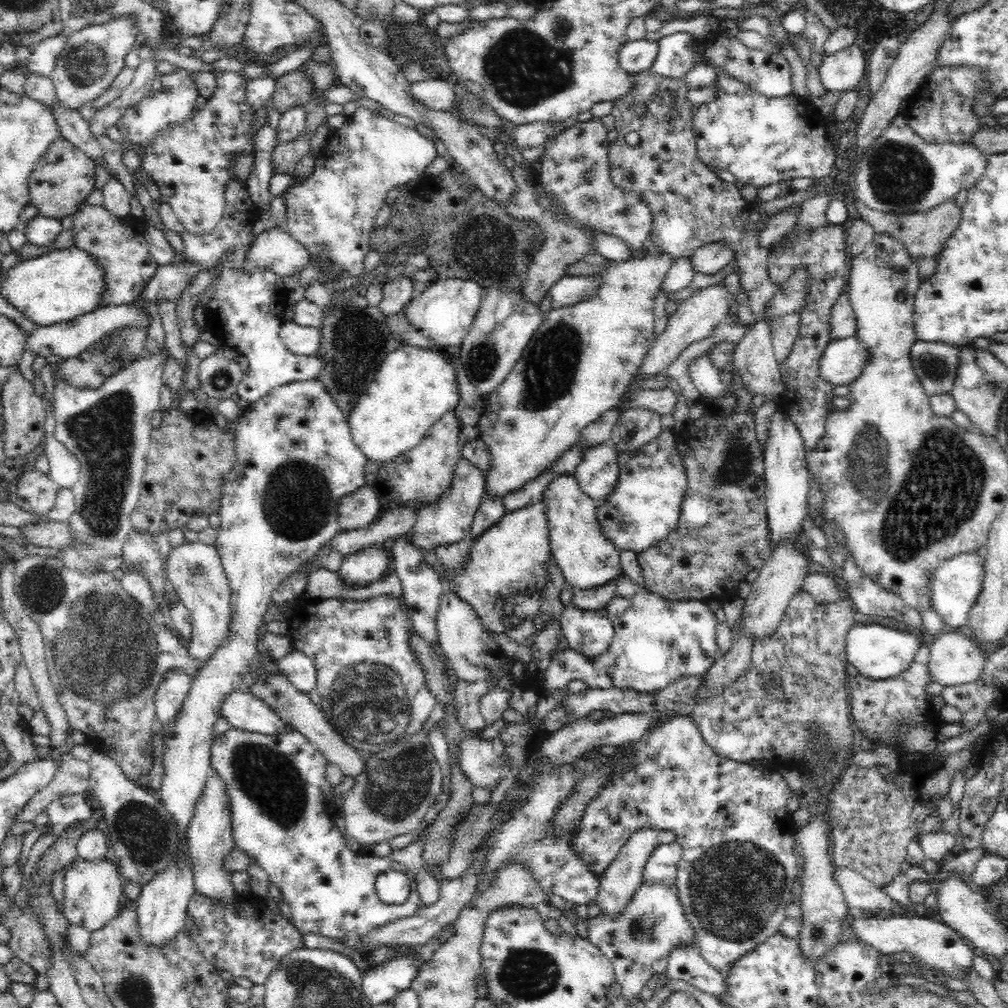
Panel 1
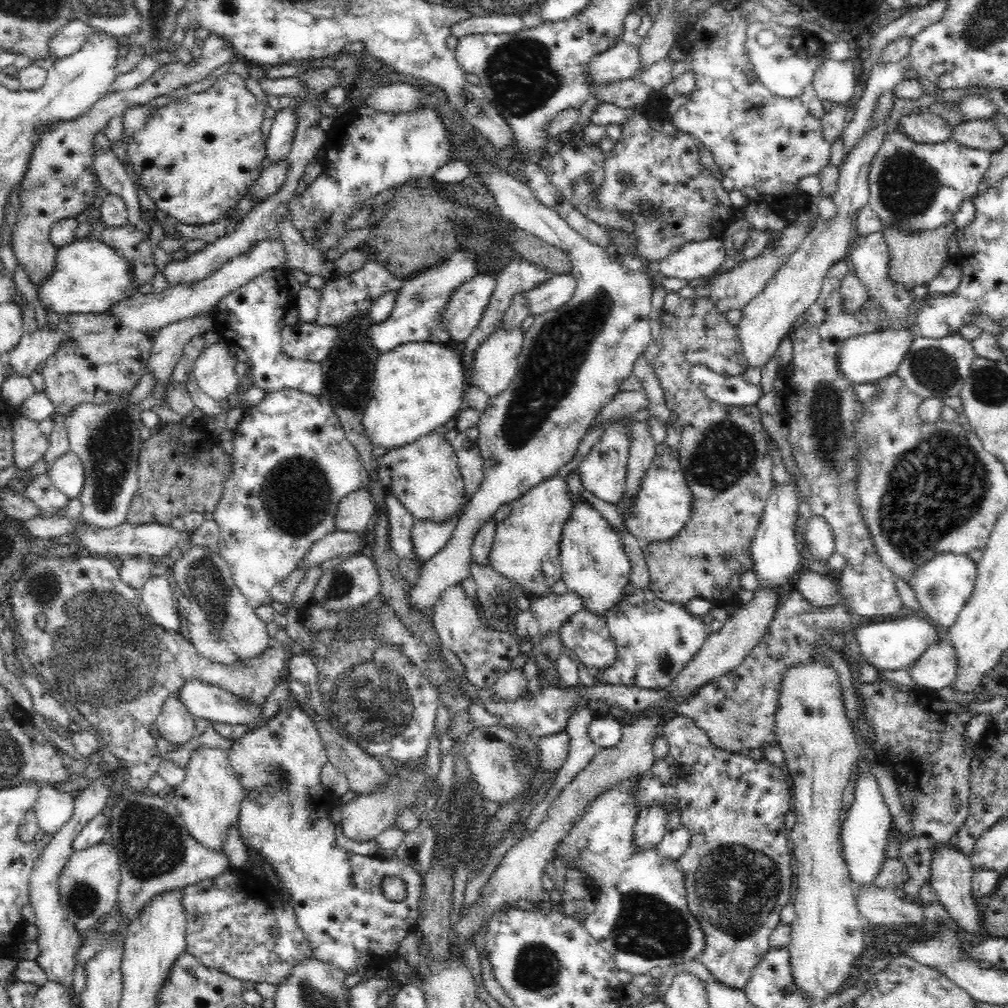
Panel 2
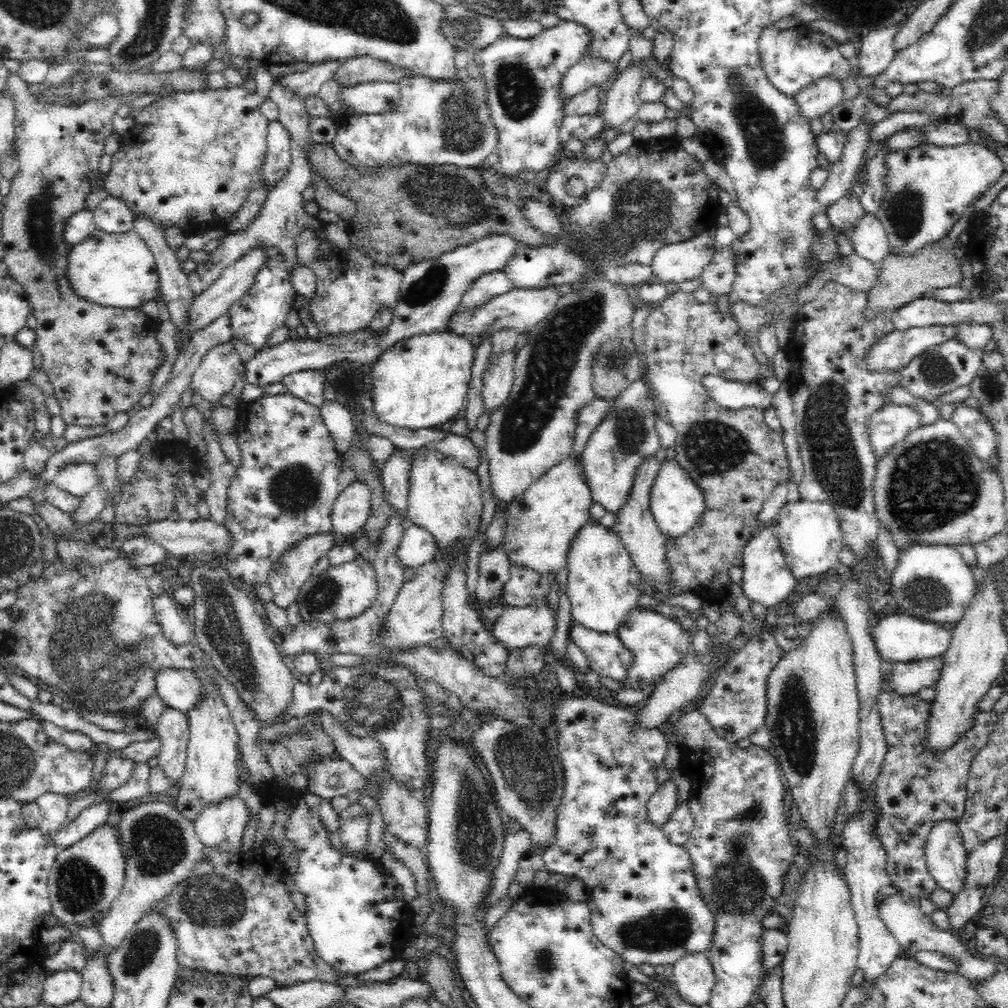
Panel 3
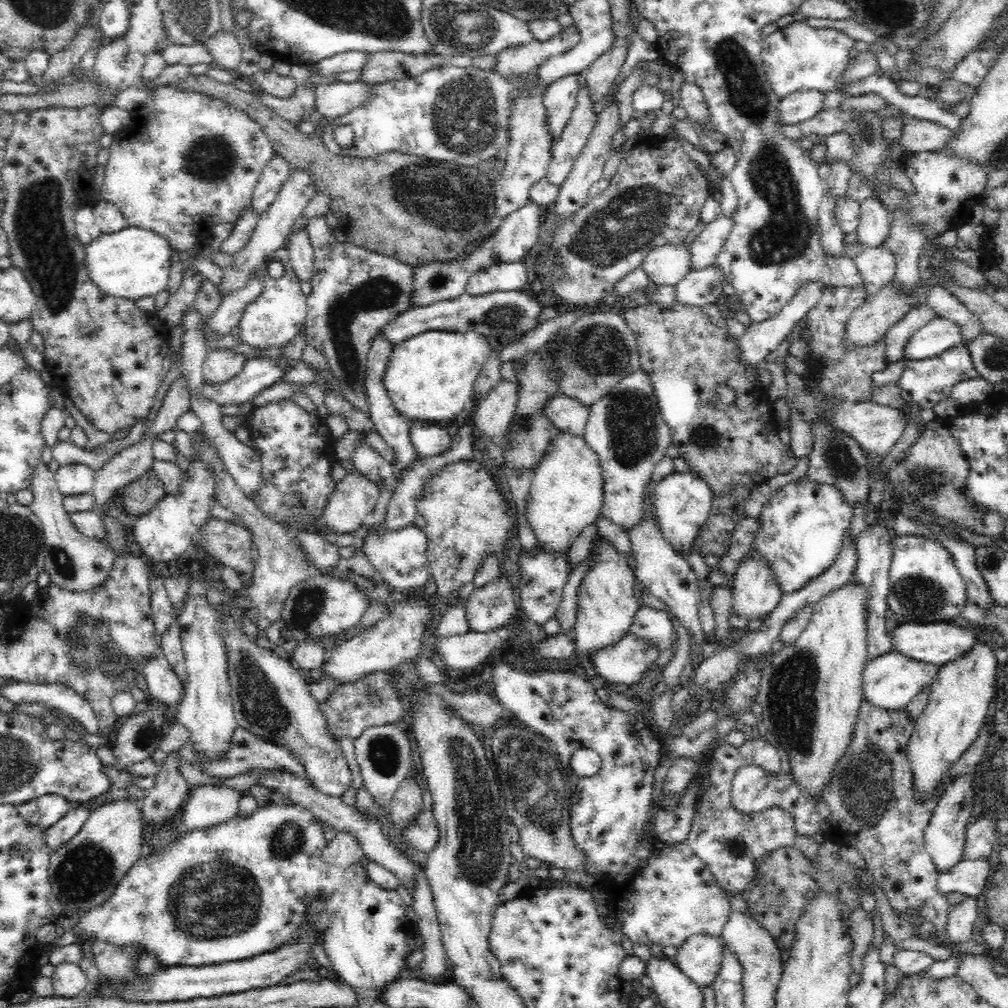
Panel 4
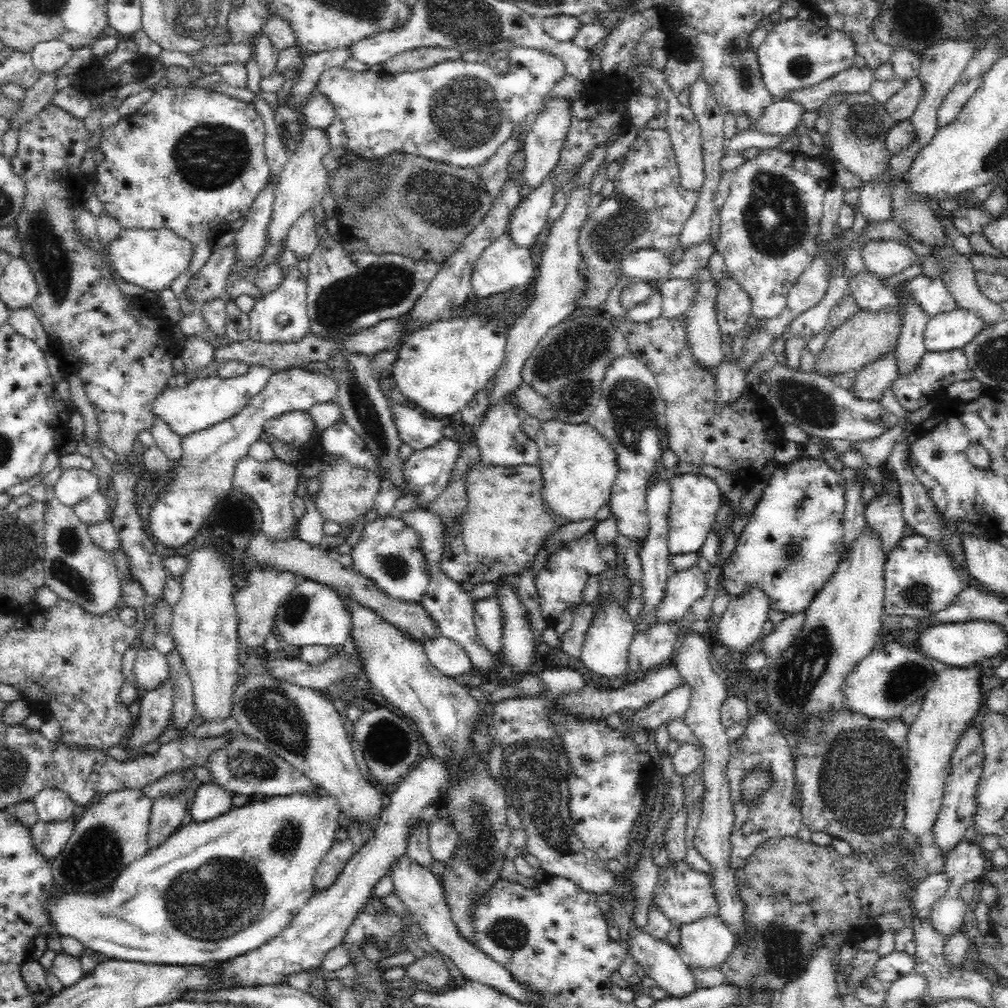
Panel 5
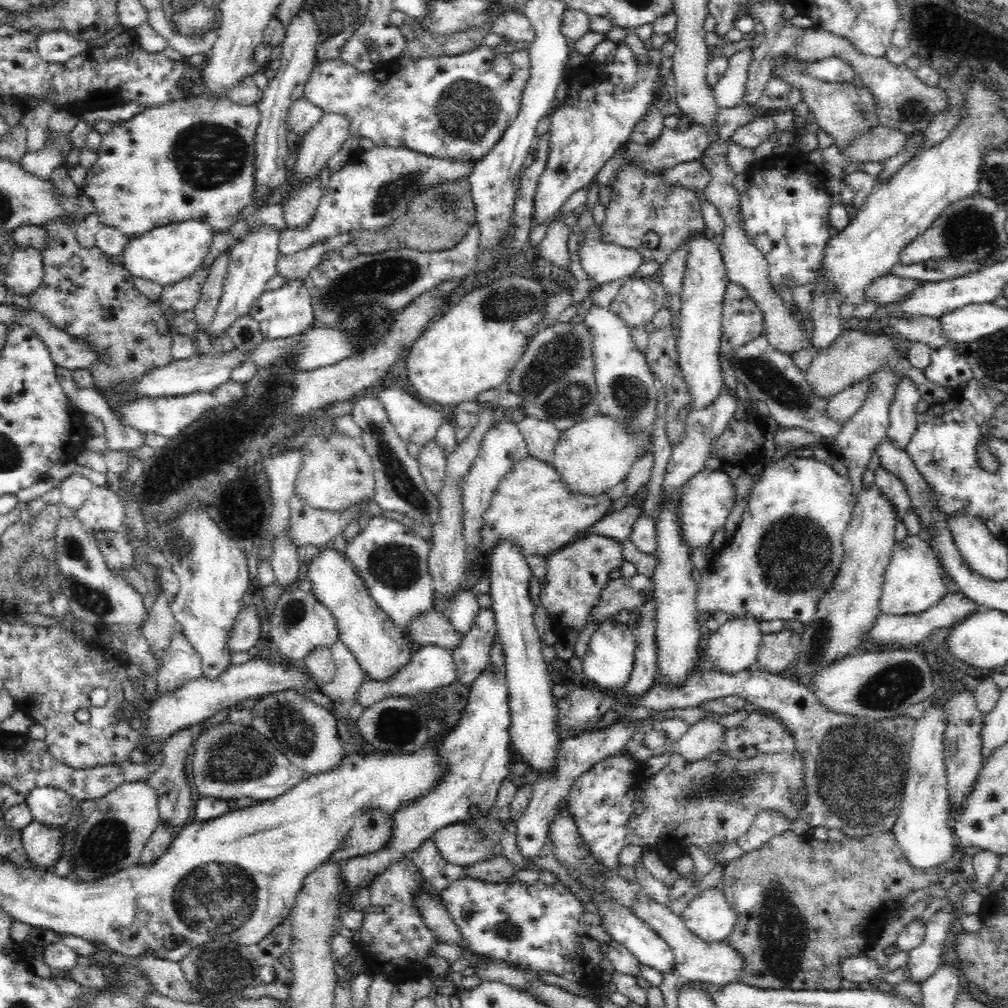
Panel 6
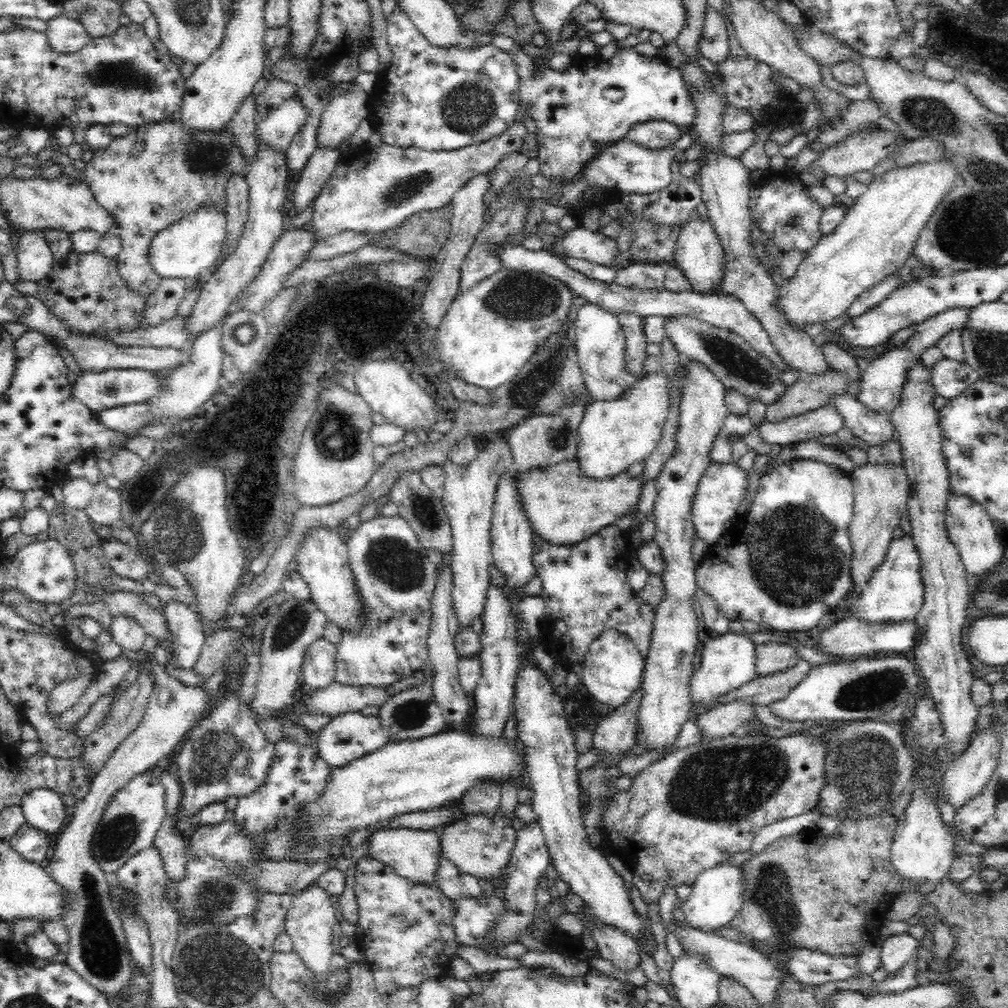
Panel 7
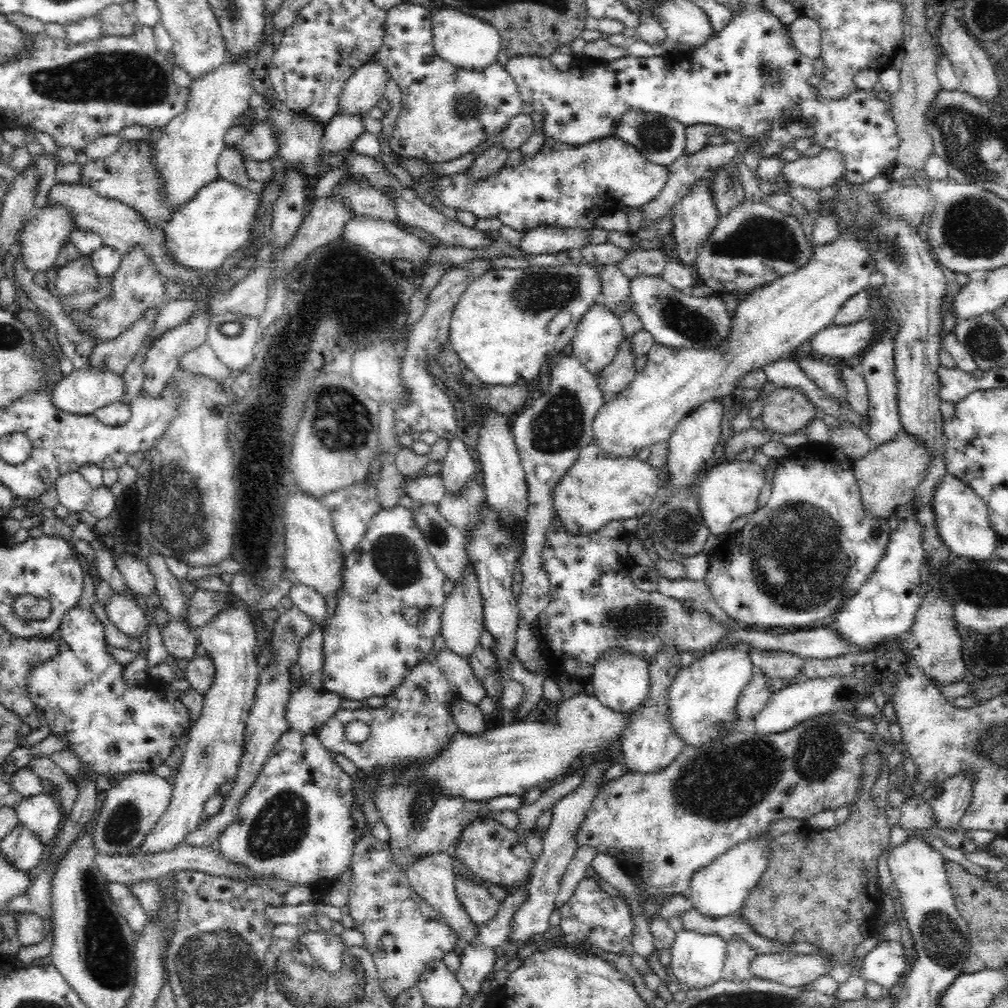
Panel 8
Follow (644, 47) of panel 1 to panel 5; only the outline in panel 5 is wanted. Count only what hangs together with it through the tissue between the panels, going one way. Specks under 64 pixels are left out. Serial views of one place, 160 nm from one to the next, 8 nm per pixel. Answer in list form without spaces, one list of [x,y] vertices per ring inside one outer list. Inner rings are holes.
[[[552,98],[543,104],[543,110],[538,114],[535,121],[531,124],[525,144],[525,167],[520,172],[526,188],[538,188],[546,175],[554,168],[559,157],[559,150],[565,139],[566,131],[572,118],[570,106],[572,101],[562,98]]]

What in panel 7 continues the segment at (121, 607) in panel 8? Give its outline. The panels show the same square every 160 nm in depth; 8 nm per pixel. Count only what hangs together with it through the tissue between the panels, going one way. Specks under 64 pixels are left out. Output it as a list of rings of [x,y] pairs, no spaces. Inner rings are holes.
[[[116,613],[112,616],[110,624],[111,636],[119,644],[123,650],[142,651],[146,644],[146,631],[140,625],[138,619],[124,615],[124,613]]]

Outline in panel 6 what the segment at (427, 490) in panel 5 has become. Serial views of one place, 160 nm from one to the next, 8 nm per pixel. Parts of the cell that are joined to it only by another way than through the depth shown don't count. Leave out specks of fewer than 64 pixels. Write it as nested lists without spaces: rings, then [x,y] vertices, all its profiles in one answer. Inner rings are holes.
[[[434,439],[421,446],[416,456],[426,487],[438,496],[444,488],[446,480],[447,455]]]

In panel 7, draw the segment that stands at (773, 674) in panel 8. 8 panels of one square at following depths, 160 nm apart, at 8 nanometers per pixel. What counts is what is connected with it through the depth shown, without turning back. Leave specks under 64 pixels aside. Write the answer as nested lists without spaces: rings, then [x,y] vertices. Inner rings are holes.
[[[766,642],[755,648],[755,664],[757,675],[772,675],[794,668],[800,656],[790,644]]]

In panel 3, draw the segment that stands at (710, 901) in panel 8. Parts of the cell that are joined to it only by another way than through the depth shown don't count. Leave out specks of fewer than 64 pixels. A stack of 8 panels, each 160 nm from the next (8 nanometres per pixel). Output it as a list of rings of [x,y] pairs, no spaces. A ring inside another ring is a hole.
[[[709,952],[682,955],[672,965],[673,981],[682,997],[699,1007],[709,1004],[716,978]]]

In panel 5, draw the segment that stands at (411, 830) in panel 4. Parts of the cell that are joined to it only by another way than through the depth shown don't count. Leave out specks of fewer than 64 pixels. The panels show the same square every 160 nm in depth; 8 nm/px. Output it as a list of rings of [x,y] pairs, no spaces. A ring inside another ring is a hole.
[[[438,819],[428,825],[430,851],[438,862],[448,862],[458,850],[458,831],[448,820]]]

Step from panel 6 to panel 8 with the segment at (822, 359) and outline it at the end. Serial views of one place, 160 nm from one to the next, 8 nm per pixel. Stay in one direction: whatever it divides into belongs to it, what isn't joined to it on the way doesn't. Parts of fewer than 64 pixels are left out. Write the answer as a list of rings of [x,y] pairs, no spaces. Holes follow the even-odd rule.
[[[778,388],[764,398],[761,418],[771,434],[792,436],[815,419],[816,409],[797,390]]]

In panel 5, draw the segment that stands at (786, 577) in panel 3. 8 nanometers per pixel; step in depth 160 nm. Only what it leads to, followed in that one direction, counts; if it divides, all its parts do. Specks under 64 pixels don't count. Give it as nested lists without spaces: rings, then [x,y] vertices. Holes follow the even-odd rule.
[[[750,590],[738,600],[730,601],[722,617],[717,618],[710,638],[720,640],[734,656],[754,650],[763,637],[762,626],[768,620],[767,598],[759,590]]]

